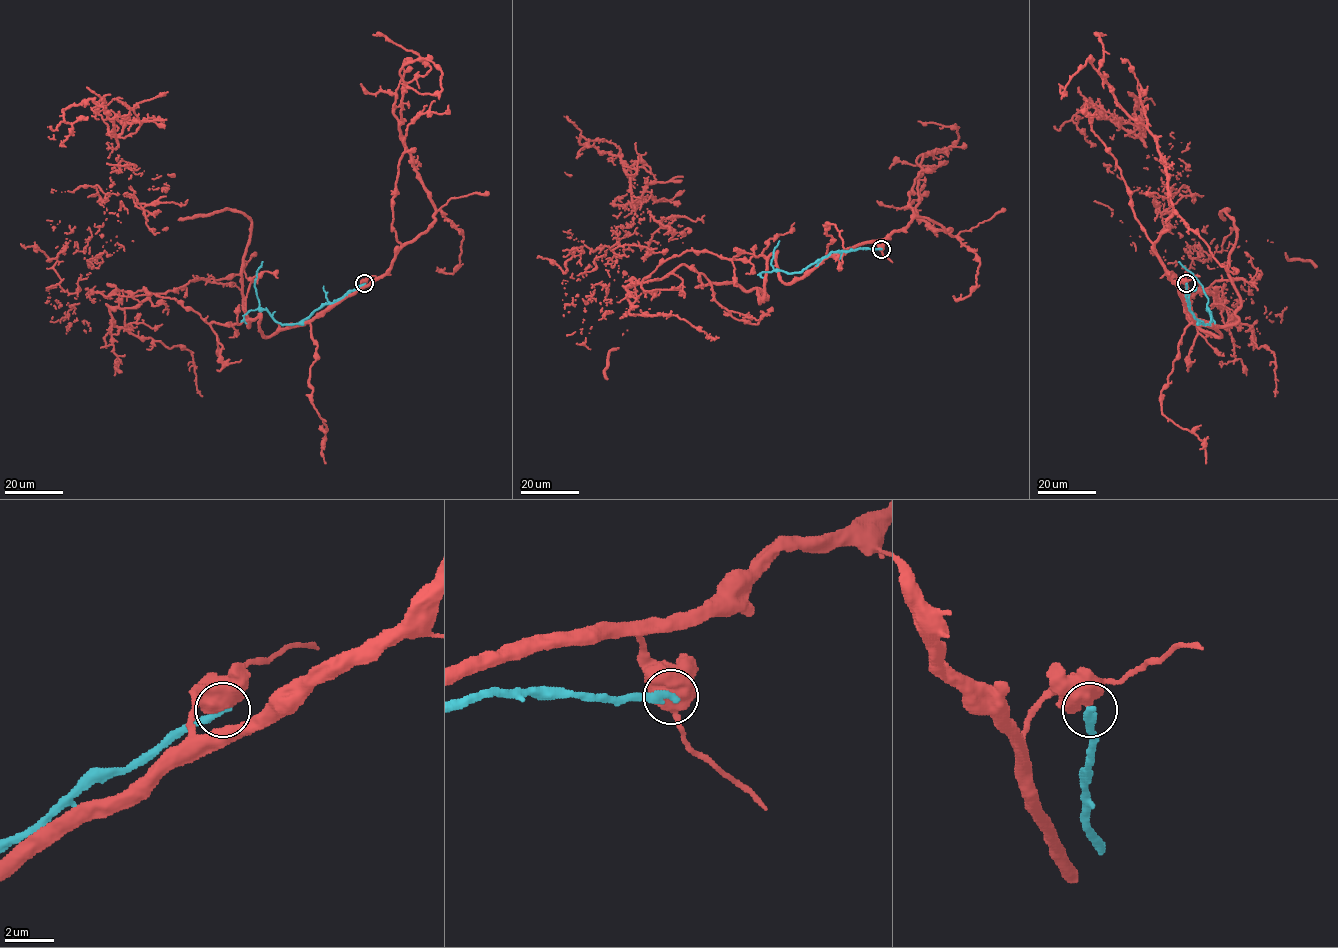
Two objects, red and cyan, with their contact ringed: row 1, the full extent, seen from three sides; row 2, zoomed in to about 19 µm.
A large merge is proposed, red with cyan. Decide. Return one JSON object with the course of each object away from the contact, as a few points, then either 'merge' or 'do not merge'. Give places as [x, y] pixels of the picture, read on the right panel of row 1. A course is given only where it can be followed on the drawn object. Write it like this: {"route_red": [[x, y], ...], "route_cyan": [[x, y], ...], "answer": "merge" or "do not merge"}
{"route_red": [[1186, 283], [1220, 336], [1182, 295], [1198, 255], [1169, 230], [1161, 163], [1180, 174], [1156, 204], [1104, 163]], "route_cyan": [[1186, 283], [1189, 310], [1199, 322], [1209, 324], [1211, 314], [1202, 285], [1178, 262]], "answer": "do not merge"}

